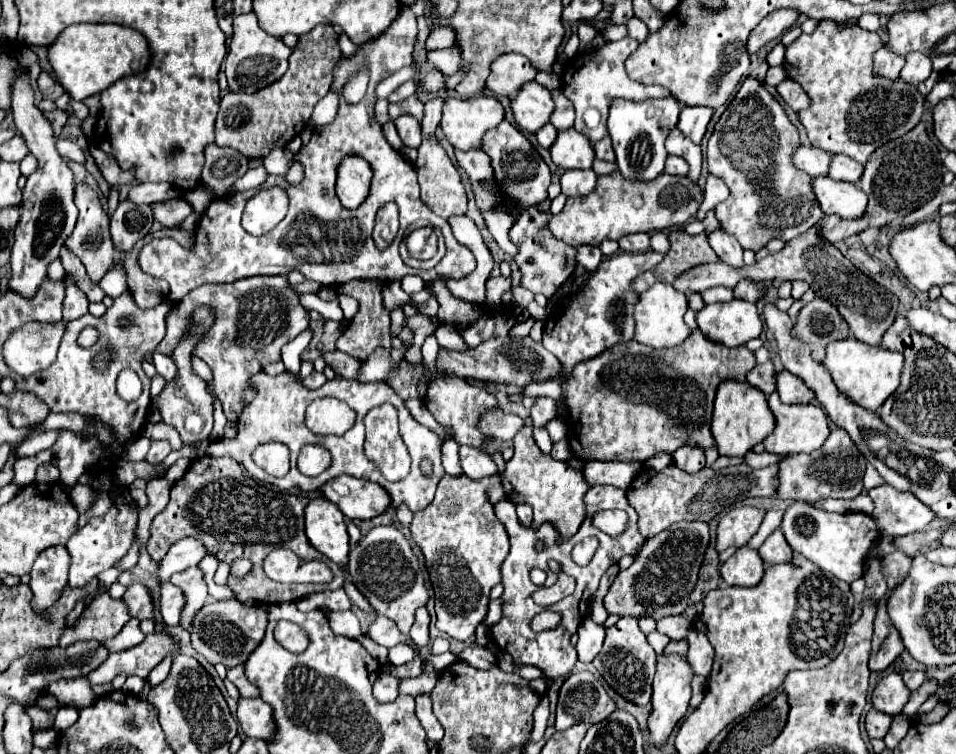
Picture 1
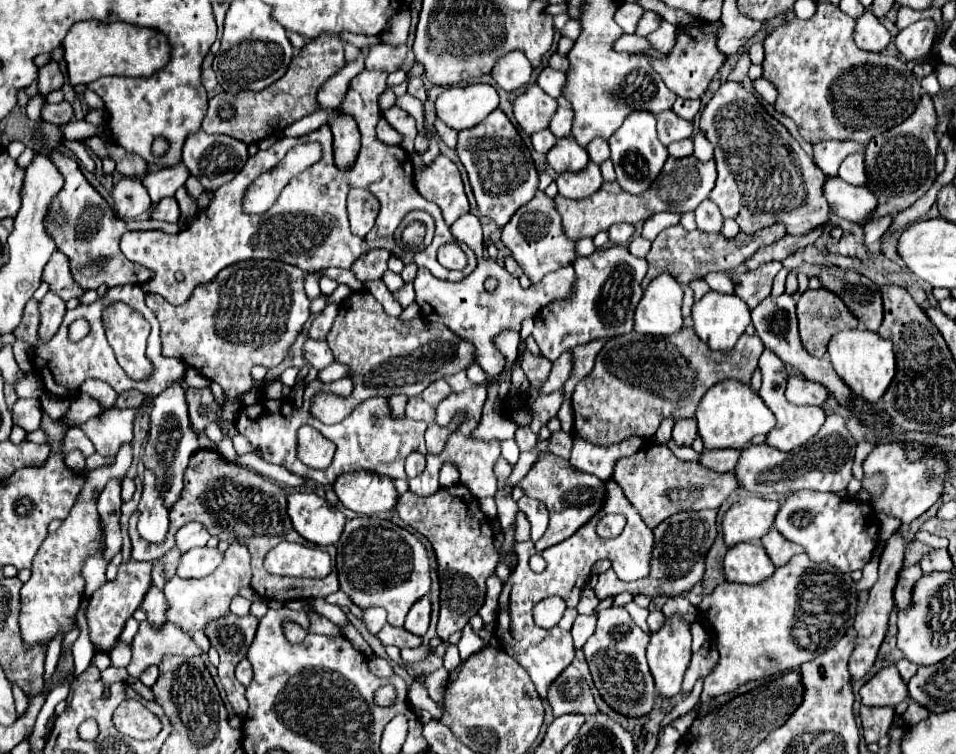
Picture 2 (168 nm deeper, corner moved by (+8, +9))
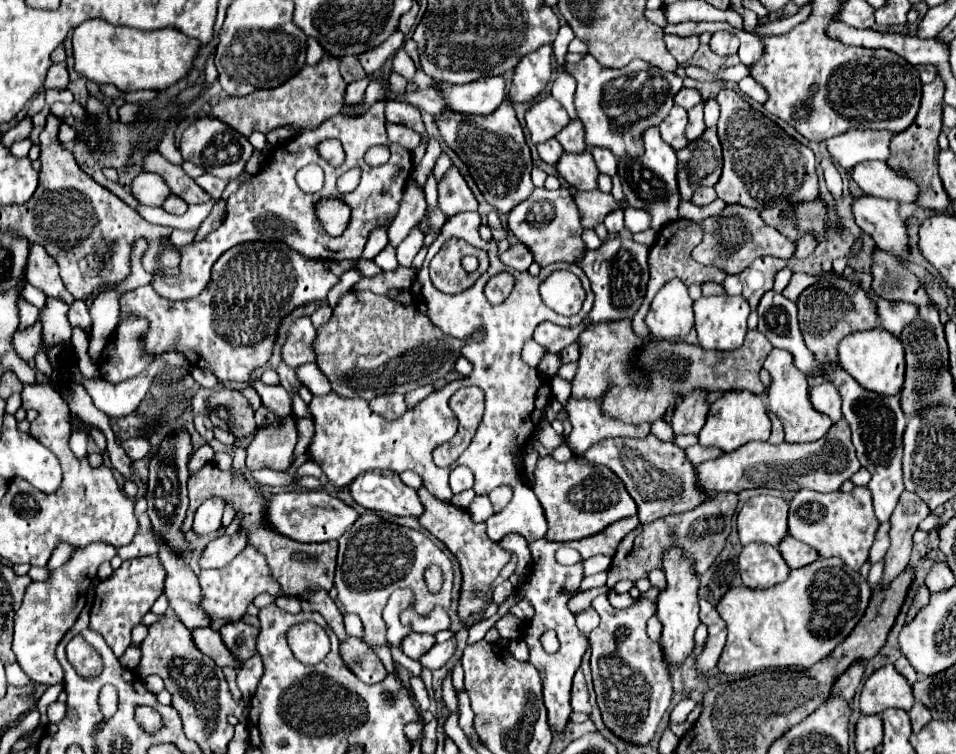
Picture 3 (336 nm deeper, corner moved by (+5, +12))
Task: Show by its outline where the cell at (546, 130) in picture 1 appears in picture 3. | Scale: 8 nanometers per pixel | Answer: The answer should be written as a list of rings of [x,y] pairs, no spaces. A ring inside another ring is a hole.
[[[552,138],[552,140],[544,142],[544,144],[538,144],[536,148],[538,148],[540,158],[542,158],[544,162],[548,162],[548,164],[556,164],[558,158],[562,156],[562,152],[564,152],[564,148],[560,148],[560,142],[558,142],[556,138]]]

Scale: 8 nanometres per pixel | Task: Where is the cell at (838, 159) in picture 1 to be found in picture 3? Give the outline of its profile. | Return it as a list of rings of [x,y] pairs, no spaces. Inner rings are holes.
[[[860,162],[852,170],[854,182],[868,196],[888,198],[896,202],[914,202],[918,186],[908,178],[896,176],[884,162]]]

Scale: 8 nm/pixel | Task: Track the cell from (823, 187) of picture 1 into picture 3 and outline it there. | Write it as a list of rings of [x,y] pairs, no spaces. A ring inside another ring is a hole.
[[[862,194],[854,196],[852,212],[856,224],[872,236],[880,250],[890,250],[896,256],[908,252],[906,226],[898,216],[898,202]]]

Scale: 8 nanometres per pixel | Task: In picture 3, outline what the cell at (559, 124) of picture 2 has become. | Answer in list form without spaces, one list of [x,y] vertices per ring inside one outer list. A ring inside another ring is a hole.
[[[572,118],[568,122],[568,126],[564,126],[558,132],[556,140],[562,144],[562,148],[566,152],[582,152],[582,150],[586,150],[586,144],[584,144],[584,128],[582,128],[580,120],[576,120],[576,118]]]

